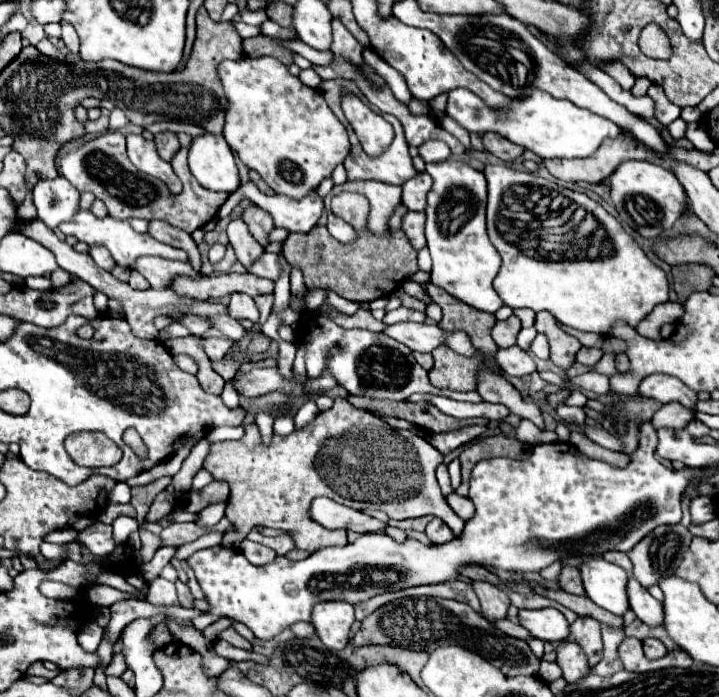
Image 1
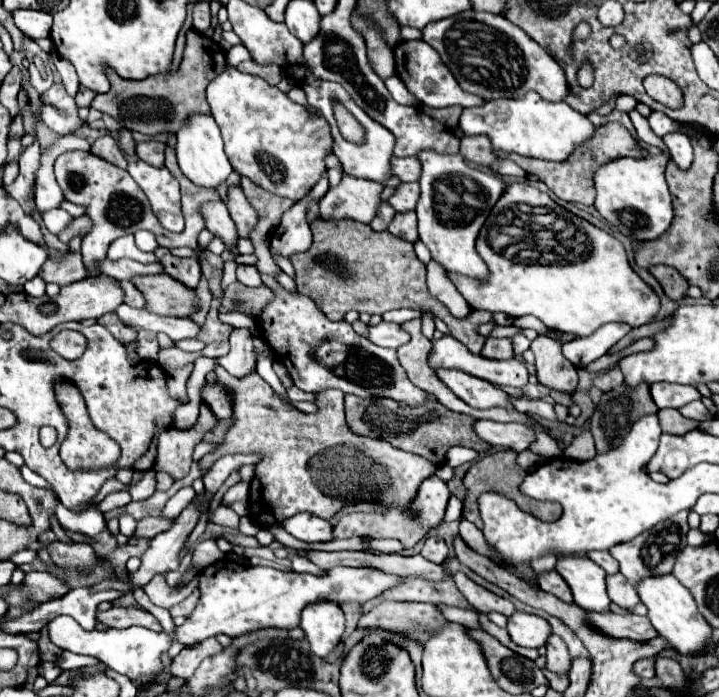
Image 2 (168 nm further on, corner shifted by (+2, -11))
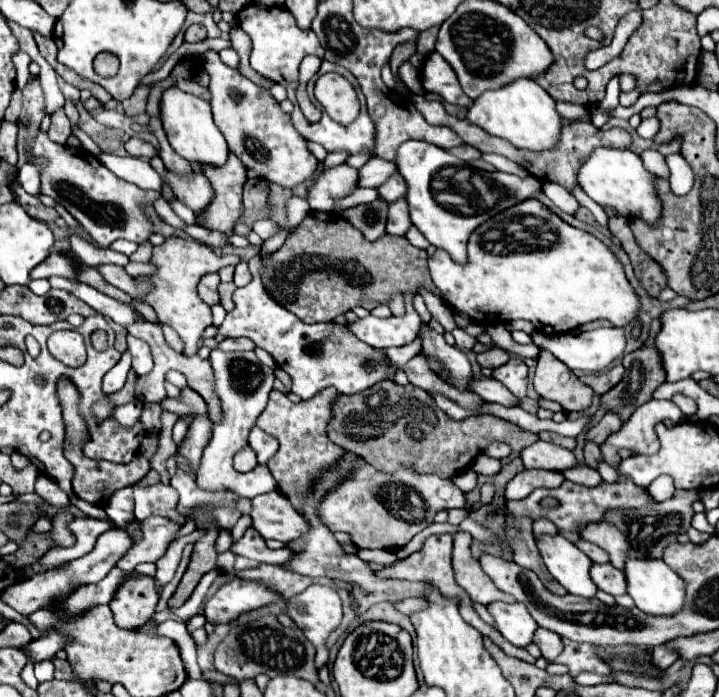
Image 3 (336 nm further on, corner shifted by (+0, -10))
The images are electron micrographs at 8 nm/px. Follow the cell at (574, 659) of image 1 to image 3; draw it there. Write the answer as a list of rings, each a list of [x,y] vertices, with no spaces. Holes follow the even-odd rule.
[[[537,628],[533,642],[539,646],[539,650],[547,662],[553,662],[563,652],[563,640],[559,638],[559,634],[551,634],[551,630]]]

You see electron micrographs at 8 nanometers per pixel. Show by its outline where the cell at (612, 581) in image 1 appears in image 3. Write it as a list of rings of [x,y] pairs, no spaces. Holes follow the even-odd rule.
[[[561,534],[543,536],[537,540],[539,552],[551,576],[569,592],[583,598],[595,598],[597,586],[591,580],[591,558],[587,558],[575,544]]]

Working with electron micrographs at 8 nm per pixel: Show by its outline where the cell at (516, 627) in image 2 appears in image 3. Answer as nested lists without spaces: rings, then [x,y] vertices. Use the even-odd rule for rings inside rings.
[[[493,602],[487,606],[489,612],[495,618],[495,628],[515,646],[529,646],[533,642],[533,634],[539,628],[531,614],[527,614],[527,608],[519,602],[505,604],[505,602]]]

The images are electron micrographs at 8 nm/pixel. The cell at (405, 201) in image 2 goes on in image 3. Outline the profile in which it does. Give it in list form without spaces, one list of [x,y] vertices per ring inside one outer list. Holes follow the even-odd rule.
[[[393,174],[383,186],[377,188],[377,192],[379,192],[379,196],[383,200],[395,202],[395,200],[407,196],[407,182],[405,182],[405,178],[401,174]]]

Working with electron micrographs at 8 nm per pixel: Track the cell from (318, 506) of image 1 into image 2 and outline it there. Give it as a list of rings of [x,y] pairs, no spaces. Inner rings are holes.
[[[309,513],[293,515],[293,517],[285,519],[285,523],[281,523],[281,527],[301,541],[331,541],[333,539],[333,535],[331,535],[333,527],[325,519],[309,515]]]

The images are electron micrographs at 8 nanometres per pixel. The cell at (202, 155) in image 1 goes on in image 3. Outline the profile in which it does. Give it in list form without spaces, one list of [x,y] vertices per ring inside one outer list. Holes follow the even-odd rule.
[[[169,88],[163,94],[161,100],[161,122],[165,128],[165,134],[169,138],[169,144],[175,148],[175,152],[185,158],[191,164],[209,164],[209,166],[225,166],[227,164],[227,142],[219,128],[213,124],[211,106],[207,100],[201,100],[193,94],[181,92],[177,88]]]

